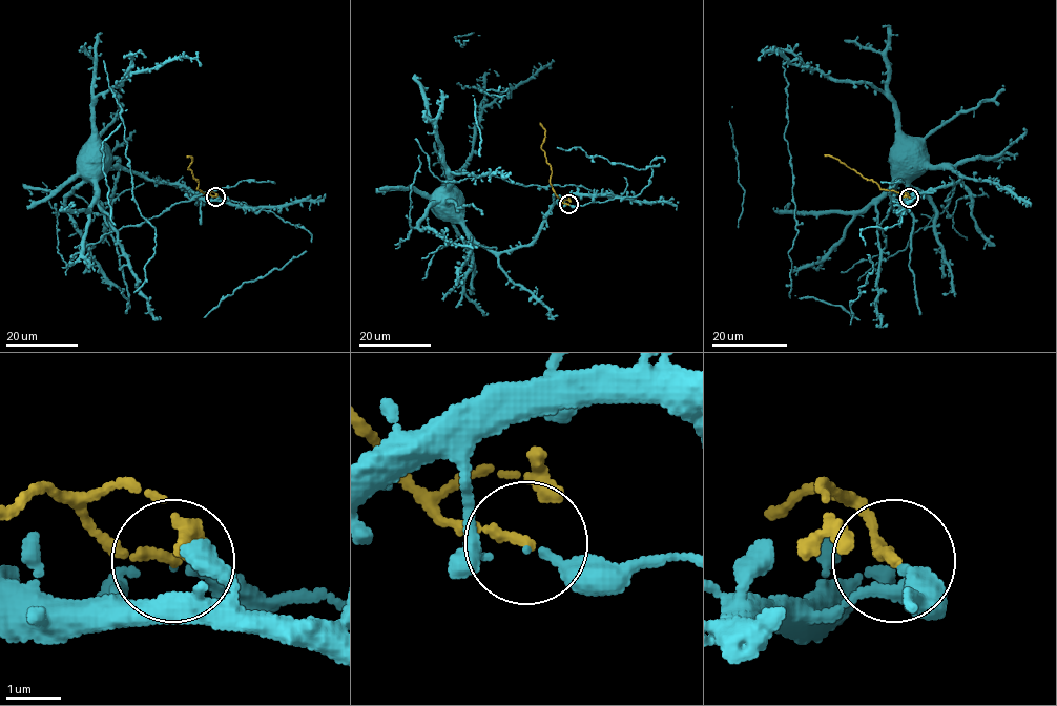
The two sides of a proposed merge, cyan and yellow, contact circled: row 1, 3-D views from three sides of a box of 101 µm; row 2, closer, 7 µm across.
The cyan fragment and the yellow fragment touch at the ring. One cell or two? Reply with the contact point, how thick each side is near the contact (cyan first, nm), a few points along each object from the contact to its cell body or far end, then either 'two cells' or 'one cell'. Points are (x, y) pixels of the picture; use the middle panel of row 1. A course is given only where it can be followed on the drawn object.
(568, 204) | 80/170 nm | cyan via (568, 204), (615, 198), (562, 195), (529, 244), (495, 252), (470, 233), (457, 191), (446, 190) | yellow via (568, 204), (556, 195), (551, 183), (551, 168), (541, 148), (545, 130), (539, 123) | one cell

